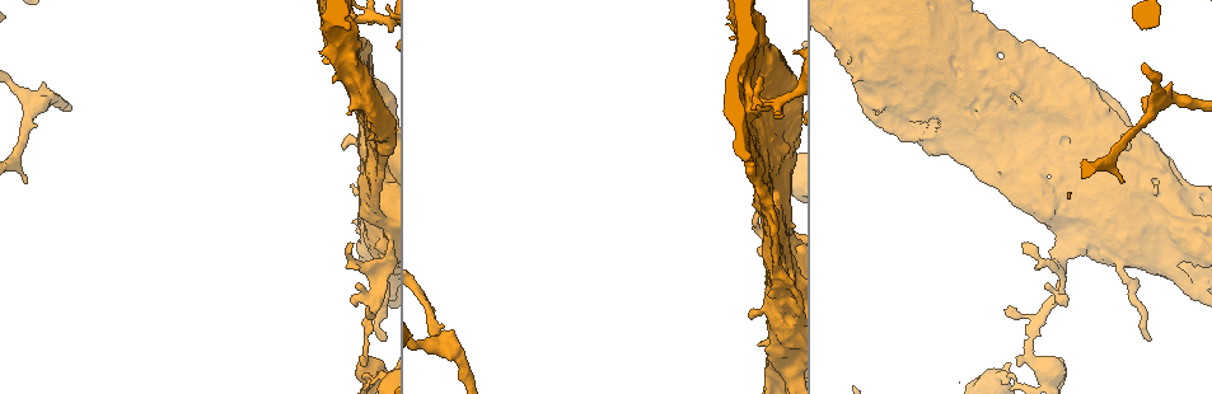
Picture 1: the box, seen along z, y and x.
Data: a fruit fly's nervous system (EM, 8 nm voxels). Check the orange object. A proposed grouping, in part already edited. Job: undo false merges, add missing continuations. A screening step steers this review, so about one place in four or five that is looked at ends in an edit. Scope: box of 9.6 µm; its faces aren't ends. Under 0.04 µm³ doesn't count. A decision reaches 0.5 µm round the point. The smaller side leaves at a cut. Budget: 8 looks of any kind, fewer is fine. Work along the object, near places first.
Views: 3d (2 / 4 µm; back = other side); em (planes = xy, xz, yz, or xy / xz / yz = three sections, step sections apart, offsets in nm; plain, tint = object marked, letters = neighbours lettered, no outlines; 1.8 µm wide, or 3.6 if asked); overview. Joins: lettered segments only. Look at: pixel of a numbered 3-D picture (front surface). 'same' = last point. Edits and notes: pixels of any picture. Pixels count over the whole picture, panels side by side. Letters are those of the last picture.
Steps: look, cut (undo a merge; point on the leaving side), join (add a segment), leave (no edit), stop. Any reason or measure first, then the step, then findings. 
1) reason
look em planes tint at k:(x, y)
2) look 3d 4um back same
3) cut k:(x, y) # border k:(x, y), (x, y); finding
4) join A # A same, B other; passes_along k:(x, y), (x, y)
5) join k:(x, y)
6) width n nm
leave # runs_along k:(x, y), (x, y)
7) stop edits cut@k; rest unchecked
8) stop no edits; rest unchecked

closes a loop
look em 3.6um planes letters at 1:(775, 382)

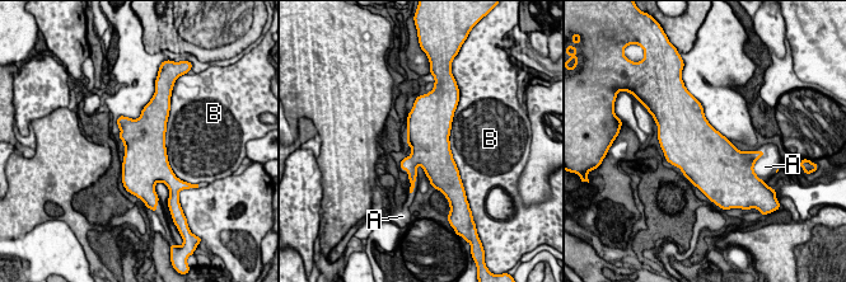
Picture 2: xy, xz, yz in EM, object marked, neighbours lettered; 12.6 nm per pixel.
width 550 nm
leave # A other, B other; border 2:(168, 113), (166, 154), (172, 168); one neuron here

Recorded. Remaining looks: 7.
branch stops here
look em planes plain at 1:(1119, 181)

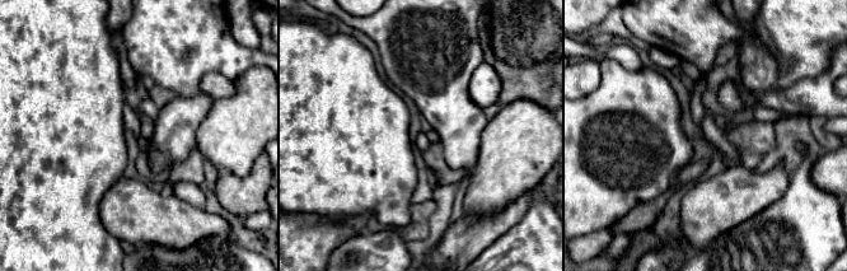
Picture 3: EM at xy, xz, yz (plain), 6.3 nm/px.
see the neighbours
look em planes letters same

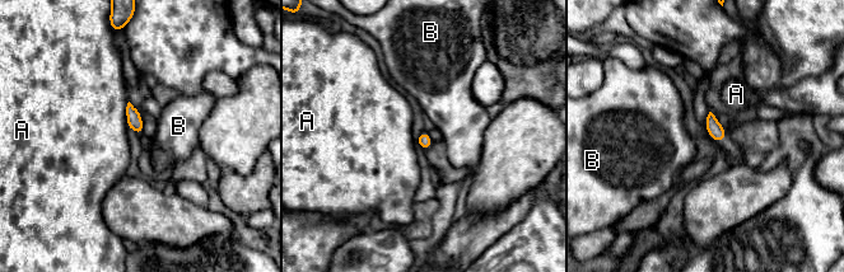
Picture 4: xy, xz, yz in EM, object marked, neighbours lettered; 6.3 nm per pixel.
leave # A other, B other; no lettered segment goes on from it

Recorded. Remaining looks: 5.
a narrow waist
look em 3.6um planes letters at 1:(366, 344)

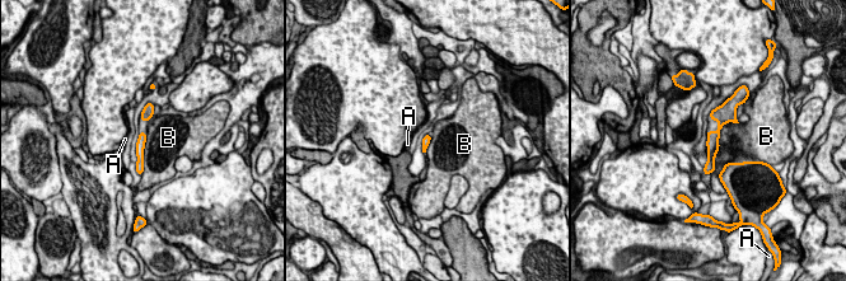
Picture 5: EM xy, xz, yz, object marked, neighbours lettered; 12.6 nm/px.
longest_contact B 750 nm
leave # A other, B other; runs_along 5:(732, 109), (713, 136), (706, 171); all the same neuron

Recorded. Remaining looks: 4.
stop no edits; rest unchecked

